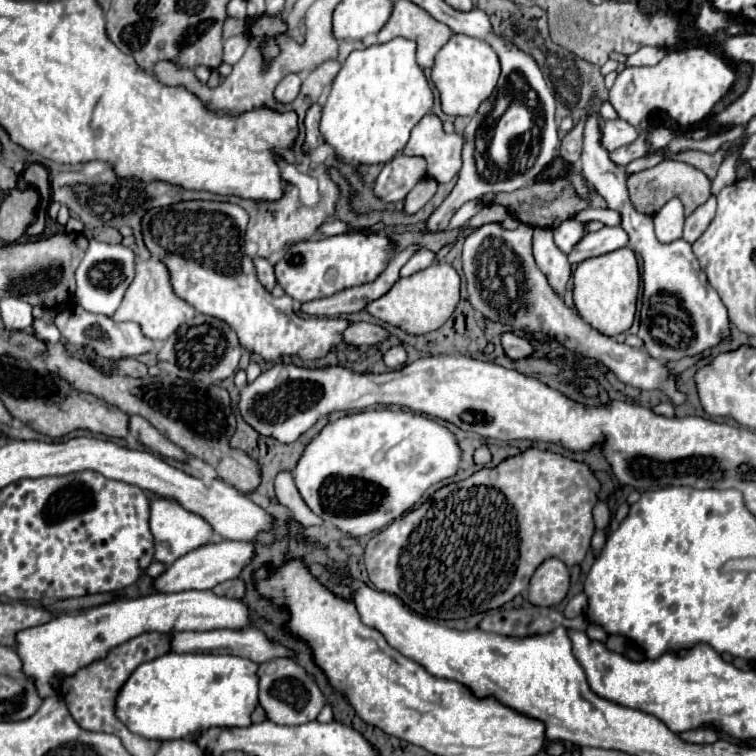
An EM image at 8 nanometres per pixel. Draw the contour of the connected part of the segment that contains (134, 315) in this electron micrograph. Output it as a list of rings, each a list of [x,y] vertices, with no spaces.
[[[149,258],[145,262],[135,264],[135,278],[133,278],[131,286],[127,288],[121,306],[111,316],[111,320],[135,322],[135,324],[141,326],[141,332],[147,338],[165,340],[167,336],[171,336],[171,332],[175,332],[175,328],[179,328],[179,324],[183,324],[183,320],[191,320],[193,314],[195,314],[193,306],[187,304],[185,300],[181,300],[179,296],[175,296],[171,284],[169,284],[165,264],[155,260],[155,258]]]

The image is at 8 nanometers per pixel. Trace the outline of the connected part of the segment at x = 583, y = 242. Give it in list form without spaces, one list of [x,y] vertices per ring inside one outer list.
[[[603,226],[599,232],[585,234],[567,254],[567,258],[571,264],[579,264],[587,258],[601,256],[623,246],[627,246],[627,232],[623,232],[621,226]]]

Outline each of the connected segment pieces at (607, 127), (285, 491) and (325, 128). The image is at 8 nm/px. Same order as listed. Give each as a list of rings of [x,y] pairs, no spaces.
[[[621,118],[615,120],[603,120],[601,122],[601,146],[609,152],[617,150],[619,146],[627,146],[637,138],[637,128],[627,124]]]
[[[291,472],[277,474],[277,478],[275,478],[275,492],[277,492],[279,502],[283,506],[287,506],[293,512],[293,518],[299,520],[301,524],[305,524],[305,526],[321,526],[323,524],[323,520],[319,516],[315,516],[307,508],[307,504],[303,502],[303,498],[299,496]]]
[[[393,38],[385,44],[373,44],[363,50],[349,54],[339,74],[333,80],[327,102],[323,104],[321,116],[321,134],[327,144],[333,146],[337,156],[345,162],[359,164],[385,164],[403,152],[409,134],[419,120],[429,114],[433,108],[433,92],[429,80],[423,74],[423,68],[417,64],[417,44],[407,38]]]

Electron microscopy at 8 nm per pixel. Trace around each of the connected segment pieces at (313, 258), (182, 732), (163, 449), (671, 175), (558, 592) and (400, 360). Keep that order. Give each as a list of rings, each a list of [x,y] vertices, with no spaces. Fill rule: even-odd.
[[[341,234],[321,240],[299,240],[291,244],[285,256],[275,264],[277,284],[297,302],[309,302],[331,296],[339,290],[355,284],[375,280],[389,262],[393,246],[385,236],[363,236],[363,234]],[[297,256],[297,264],[295,264]]]
[[[167,652],[155,660],[143,662],[129,680],[121,686],[115,698],[115,716],[135,734],[159,740],[195,740],[199,732],[211,726],[251,726],[251,714],[259,706],[259,664],[243,660],[241,656],[215,656],[215,654],[175,654]]]
[[[129,416],[129,434],[135,436],[141,444],[149,446],[153,452],[167,456],[167,458],[177,458],[177,460],[185,460],[185,452],[175,446],[171,440],[167,440],[157,428],[153,428],[145,418],[141,416]]]
[[[663,160],[653,168],[631,174],[627,178],[627,188],[629,188],[629,196],[631,196],[635,210],[639,210],[647,216],[655,216],[659,212],[659,208],[665,202],[669,202],[671,198],[679,198],[685,206],[685,214],[689,216],[699,204],[703,204],[711,196],[709,178],[703,172],[699,172],[697,168],[683,164],[683,162],[677,162],[677,160]]]
[[[559,558],[545,560],[529,584],[529,602],[535,606],[557,606],[569,592],[569,570]]]
[[[395,346],[395,348],[391,348],[391,350],[387,350],[387,352],[383,354],[383,362],[385,362],[385,366],[387,366],[389,370],[401,368],[401,366],[405,364],[405,360],[407,360],[407,354],[405,354],[405,350],[403,350],[401,346]]]

